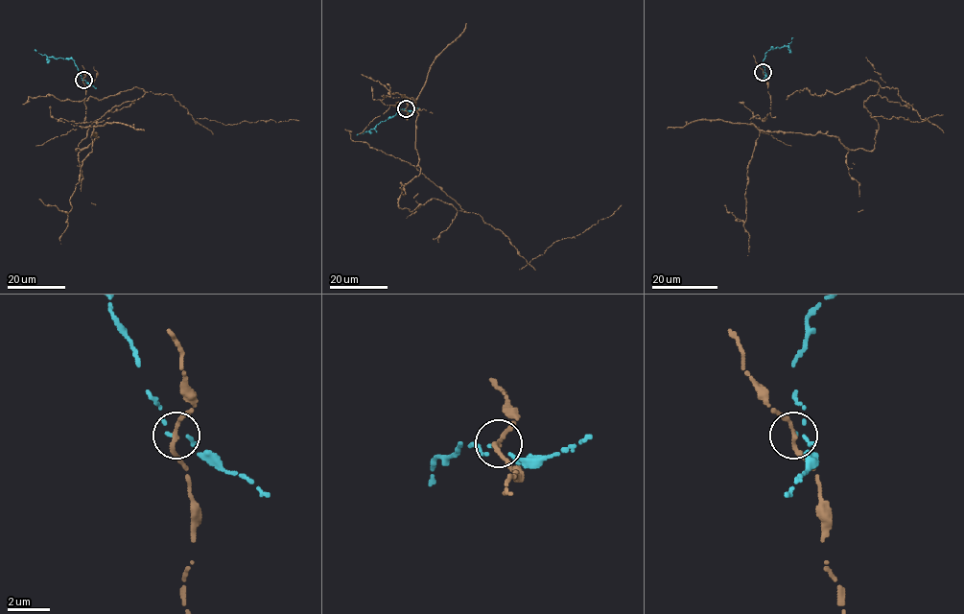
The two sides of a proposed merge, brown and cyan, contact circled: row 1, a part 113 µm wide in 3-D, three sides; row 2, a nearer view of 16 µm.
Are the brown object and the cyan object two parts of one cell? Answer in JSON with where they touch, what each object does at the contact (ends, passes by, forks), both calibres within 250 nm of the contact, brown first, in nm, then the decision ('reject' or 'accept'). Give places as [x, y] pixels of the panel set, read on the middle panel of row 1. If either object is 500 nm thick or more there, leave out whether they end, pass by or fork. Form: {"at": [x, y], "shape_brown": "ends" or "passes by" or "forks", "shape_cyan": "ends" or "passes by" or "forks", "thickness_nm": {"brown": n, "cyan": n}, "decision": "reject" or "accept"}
{"at": [406, 108], "shape_brown": "passes by", "shape_cyan": "ends", "thickness_nm": {"brown": 200, "cyan": 150}, "decision": "reject"}

